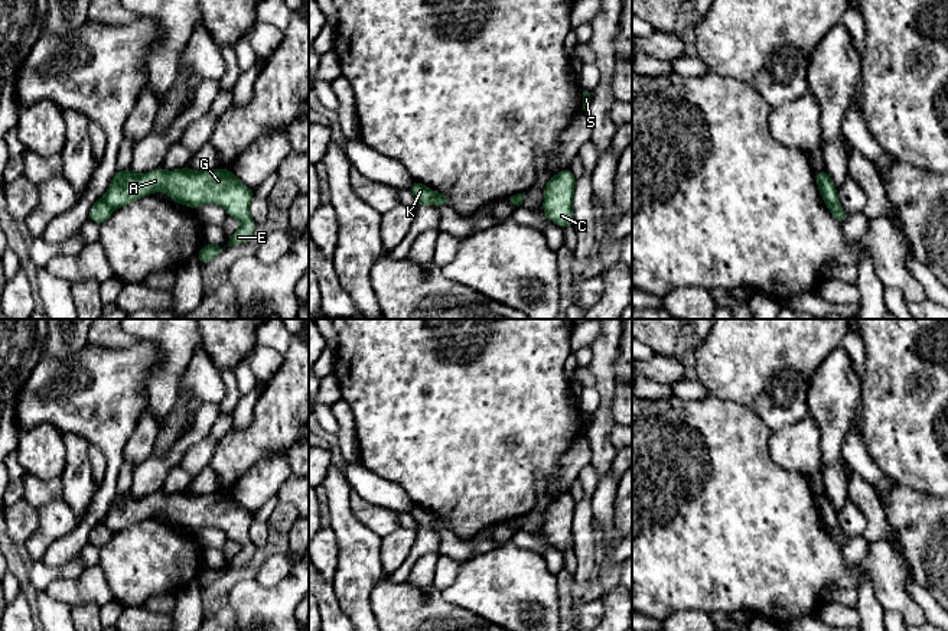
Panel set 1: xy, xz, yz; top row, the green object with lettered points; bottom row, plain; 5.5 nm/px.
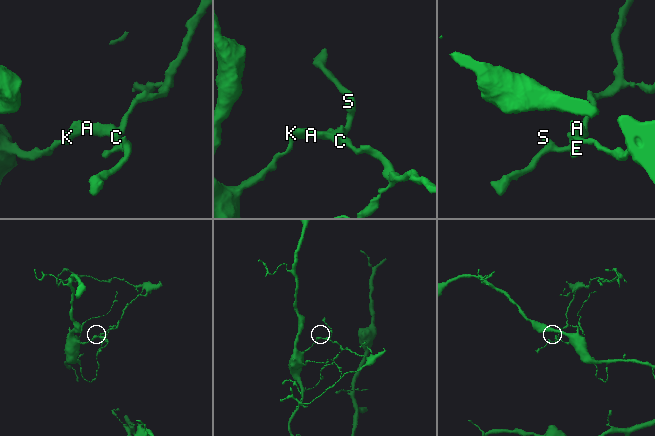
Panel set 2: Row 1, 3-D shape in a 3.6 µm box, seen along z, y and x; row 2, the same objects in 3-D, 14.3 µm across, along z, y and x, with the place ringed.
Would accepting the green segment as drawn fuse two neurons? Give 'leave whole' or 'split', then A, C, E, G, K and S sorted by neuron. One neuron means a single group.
split; A C E G S / K

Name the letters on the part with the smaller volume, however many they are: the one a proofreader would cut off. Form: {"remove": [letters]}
{"remove": ["A", "C", "E", "G", "S"]}

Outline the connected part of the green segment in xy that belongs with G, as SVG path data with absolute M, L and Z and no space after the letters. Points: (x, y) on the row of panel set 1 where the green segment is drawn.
M160 166L143 175L134 175L130 167L117 170L104 199L117 209L160 191L166 192L173 202L193 209L202 204L218 204L229 217L238 219L240 230L229 235L227 247L247 243L257 228L250 215L254 189L247 188L224 167L196 172L192 167L166 170Z

